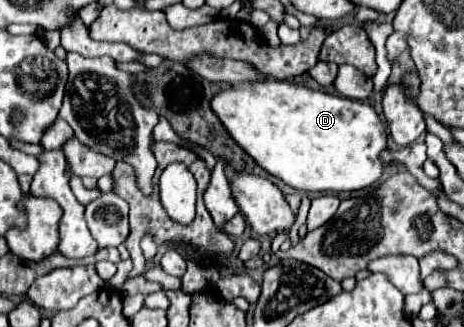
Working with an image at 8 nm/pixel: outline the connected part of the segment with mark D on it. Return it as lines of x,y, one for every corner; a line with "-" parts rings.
292,81
234,85
212,99
214,113
254,161
294,189
350,193
372,187
384,173
380,151
388,149
386,125
372,105
310,89

